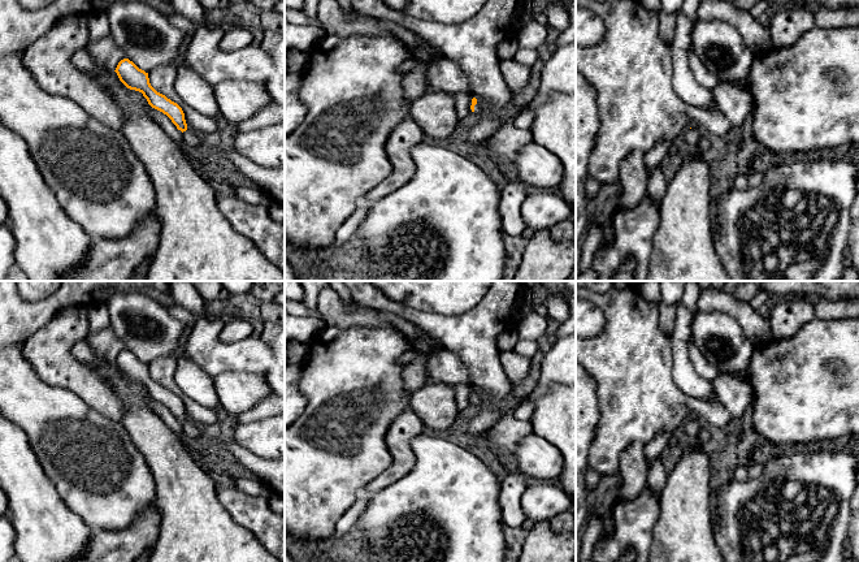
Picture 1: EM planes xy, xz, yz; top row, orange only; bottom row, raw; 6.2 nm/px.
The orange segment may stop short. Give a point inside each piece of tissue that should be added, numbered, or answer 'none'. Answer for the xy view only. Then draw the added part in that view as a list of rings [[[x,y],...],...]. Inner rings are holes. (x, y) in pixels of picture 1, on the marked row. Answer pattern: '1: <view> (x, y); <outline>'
1: xy (270, 180); [[[191,129],[183,131],[186,150],[204,157],[216,155],[220,164],[229,161],[235,170],[248,178],[252,185],[265,191],[279,206],[285,206],[285,165],[266,168],[246,157],[235,148],[225,148],[213,139],[204,138]]]

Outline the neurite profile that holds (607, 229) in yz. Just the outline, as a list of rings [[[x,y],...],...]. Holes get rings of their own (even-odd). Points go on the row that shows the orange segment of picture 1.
[[[612,215],[607,219],[604,225],[602,226],[603,232],[603,245],[604,246],[611,246],[613,242],[613,229],[612,229]]]

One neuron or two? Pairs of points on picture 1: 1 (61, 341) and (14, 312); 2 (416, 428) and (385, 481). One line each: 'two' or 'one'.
1: two
2: one

